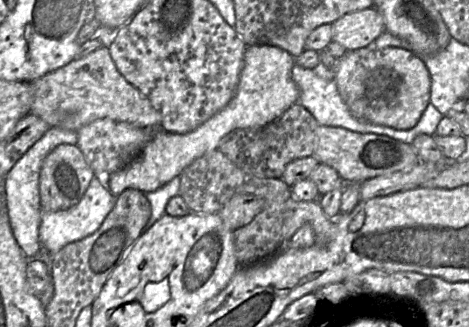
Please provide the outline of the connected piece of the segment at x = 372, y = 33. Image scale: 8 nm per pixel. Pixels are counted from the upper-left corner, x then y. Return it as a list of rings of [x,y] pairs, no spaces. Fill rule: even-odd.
[[[374,7],[347,13],[331,25],[332,40],[347,51],[366,47],[385,31],[383,16]]]

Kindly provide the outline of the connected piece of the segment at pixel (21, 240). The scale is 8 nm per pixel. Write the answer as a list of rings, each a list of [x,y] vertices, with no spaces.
[[[58,127],[50,128],[5,175],[6,205],[11,229],[17,244],[28,259],[34,258],[41,248],[39,240],[41,222],[39,178],[42,162],[57,146],[61,144],[76,145],[77,141],[77,132]]]

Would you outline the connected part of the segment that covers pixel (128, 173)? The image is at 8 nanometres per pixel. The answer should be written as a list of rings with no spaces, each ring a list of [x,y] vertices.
[[[247,46],[239,83],[227,106],[186,134],[153,130],[151,139],[141,153],[127,166],[108,175],[107,187],[110,192],[116,197],[126,189],[154,192],[179,176],[194,160],[217,150],[220,140],[232,131],[259,128],[280,117],[299,99],[299,88],[292,77],[294,64],[295,58],[280,47]]]

